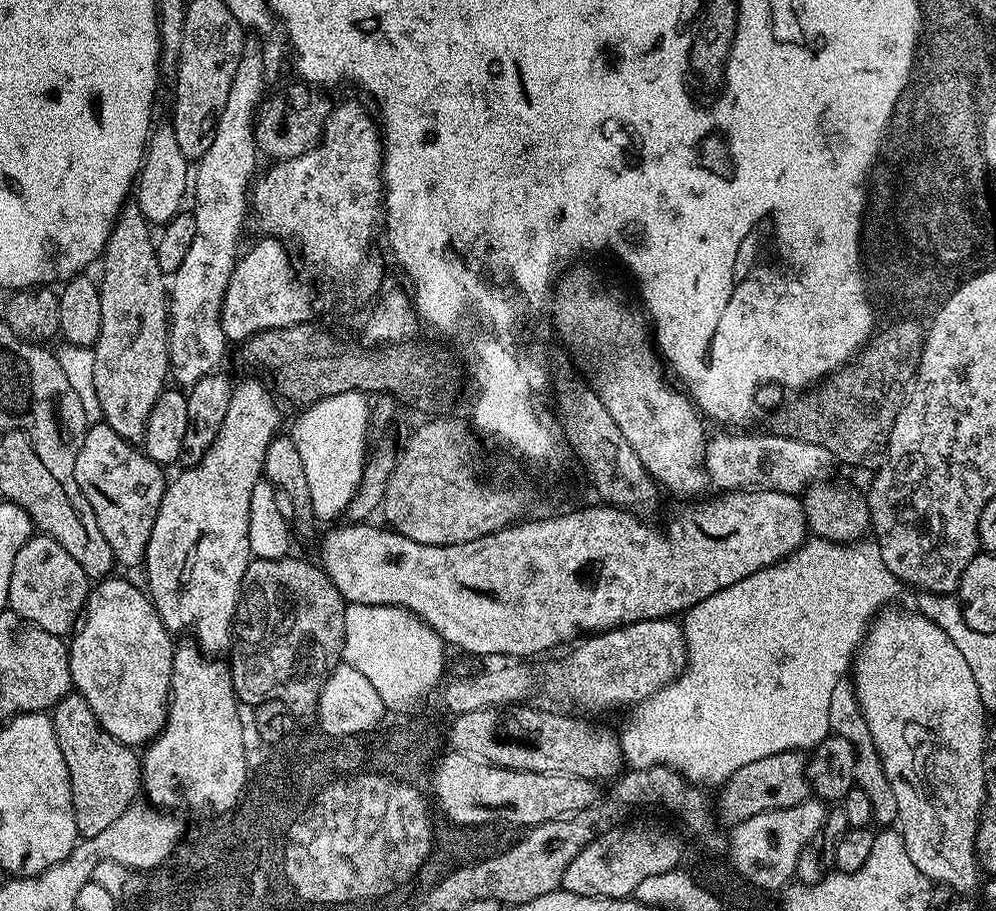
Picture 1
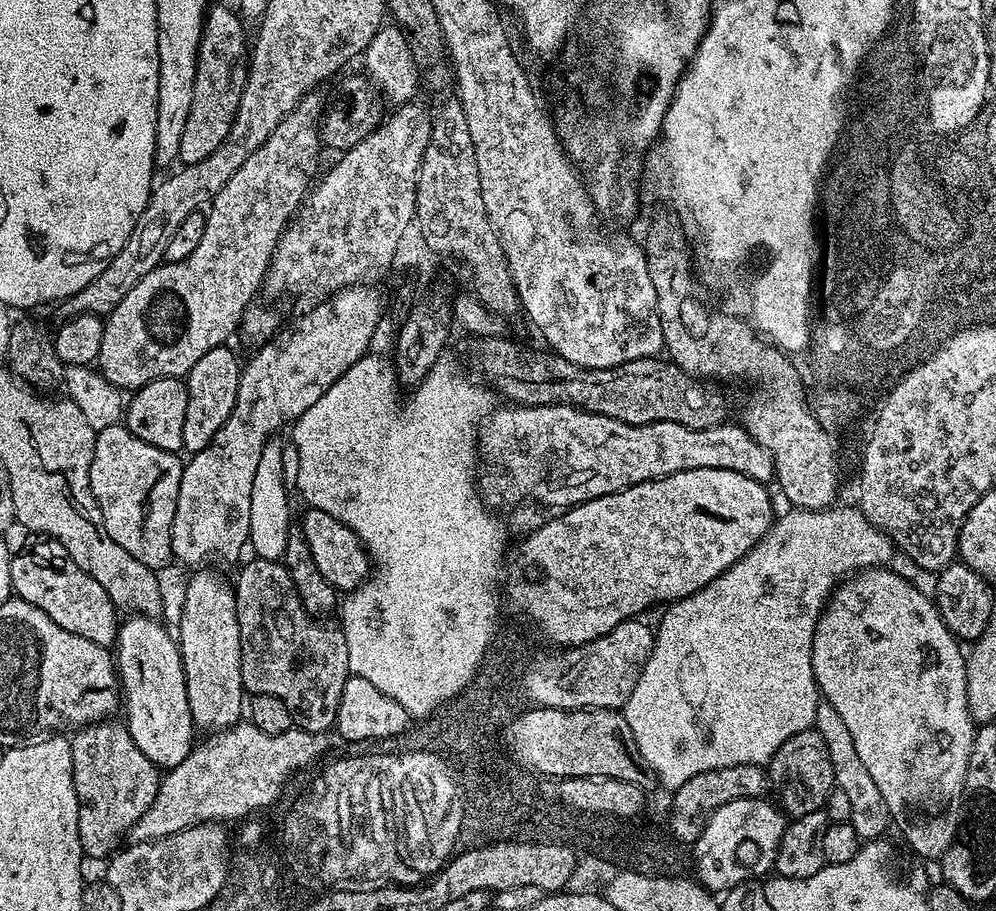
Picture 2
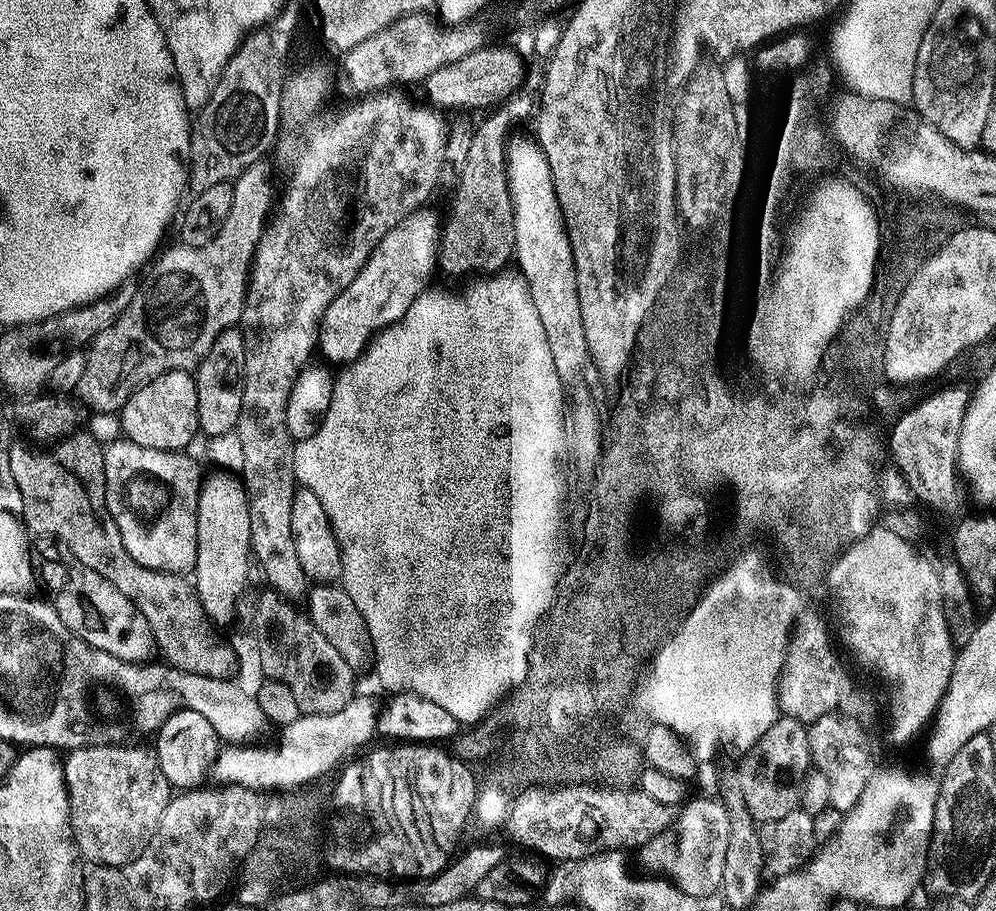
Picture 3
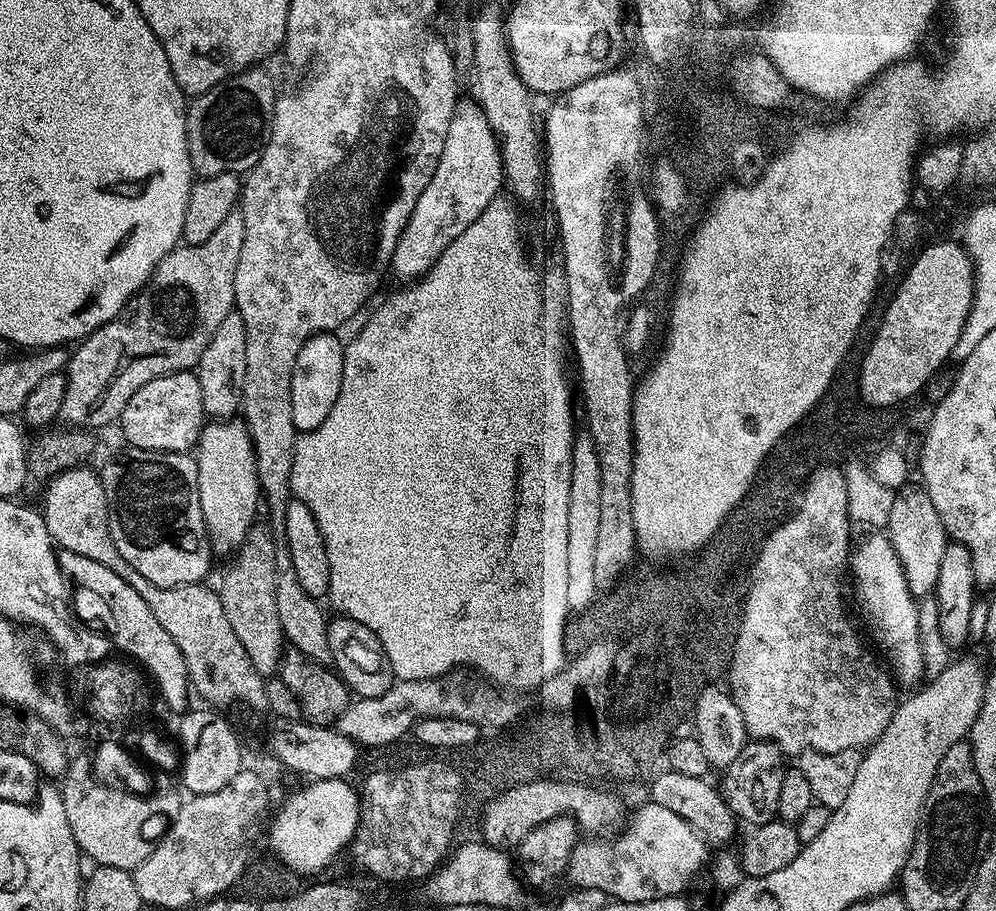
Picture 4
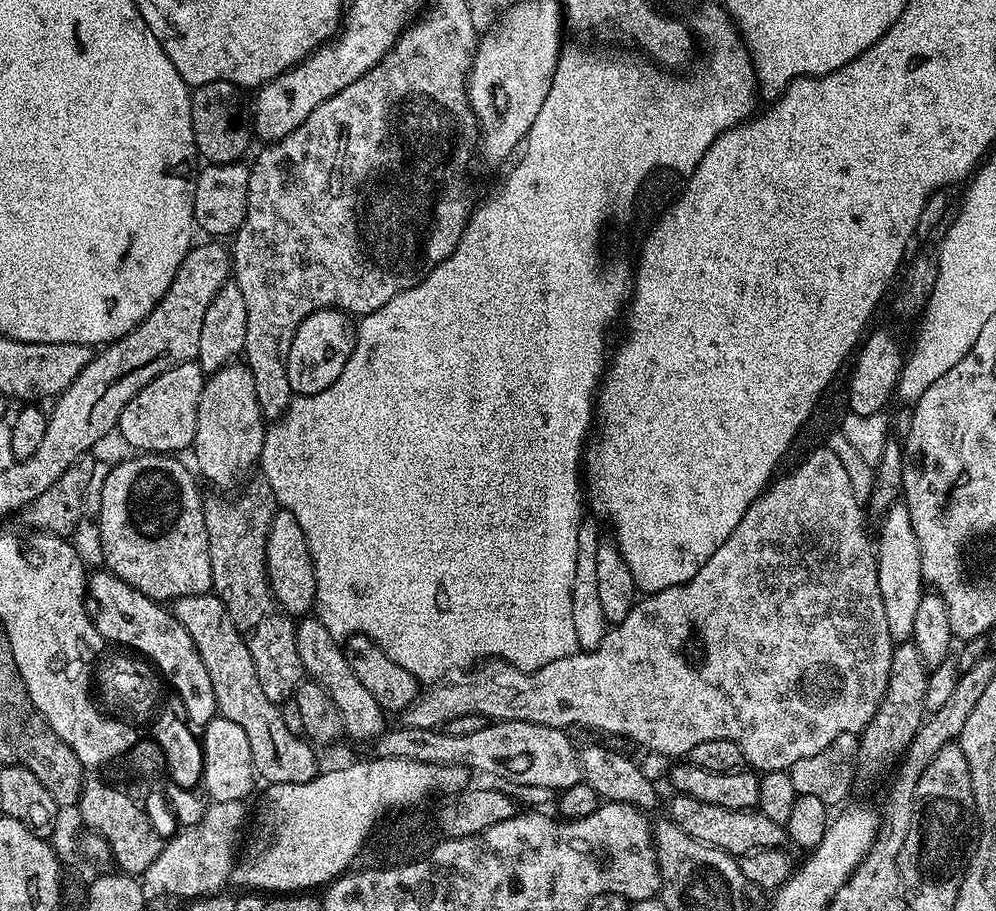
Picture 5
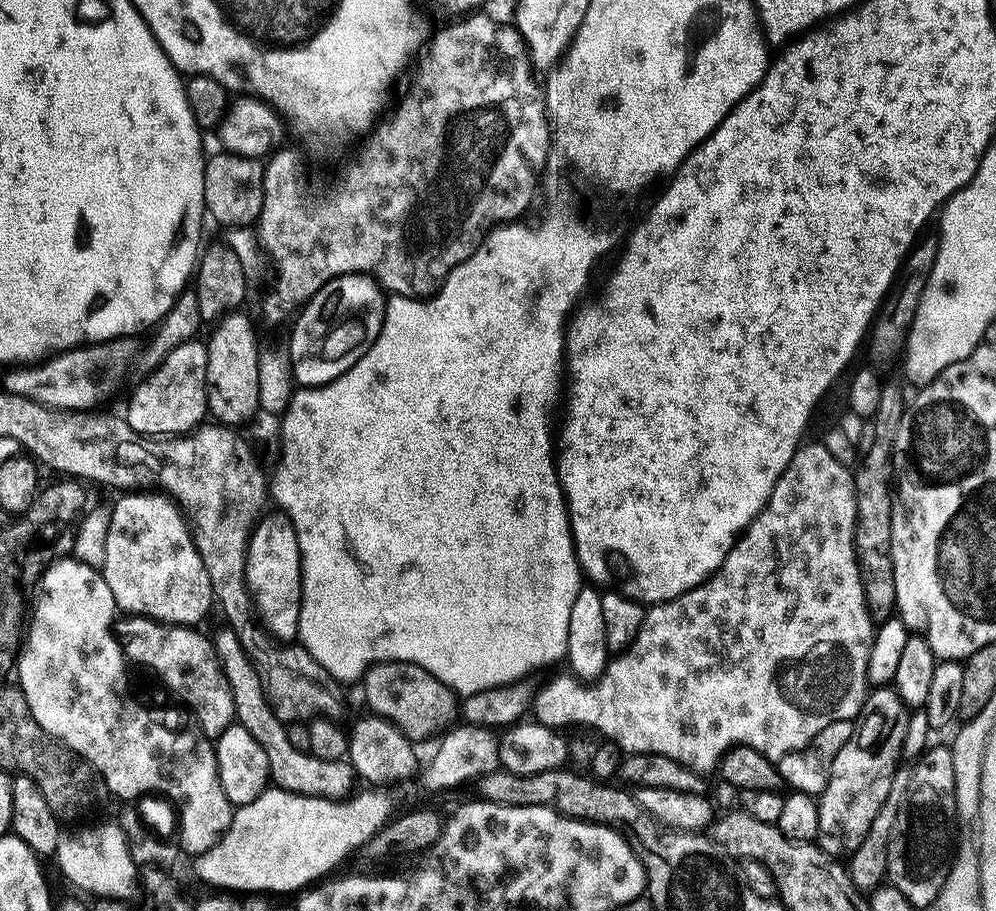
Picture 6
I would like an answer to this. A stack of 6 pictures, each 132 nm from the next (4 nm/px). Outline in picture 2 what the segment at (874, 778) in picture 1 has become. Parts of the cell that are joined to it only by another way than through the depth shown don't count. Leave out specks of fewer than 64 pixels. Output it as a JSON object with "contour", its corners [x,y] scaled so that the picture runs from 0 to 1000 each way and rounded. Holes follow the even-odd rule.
{"contour":[[[825,771],[819,780],[817,798],[821,806],[825,806],[825,814],[829,814],[829,823],[833,828],[833,836],[839,855],[838,864],[851,877],[851,887],[855,890],[853,903],[857,907],[857,911],[863,917],[864,923],[885,921],[889,917],[888,912],[894,909],[890,876],[886,876],[886,870],[882,868],[878,854],[873,854],[869,840],[865,838],[865,832],[861,832],[861,822],[857,819],[857,810],[853,810],[853,801],[849,793],[845,793],[837,775]]]}

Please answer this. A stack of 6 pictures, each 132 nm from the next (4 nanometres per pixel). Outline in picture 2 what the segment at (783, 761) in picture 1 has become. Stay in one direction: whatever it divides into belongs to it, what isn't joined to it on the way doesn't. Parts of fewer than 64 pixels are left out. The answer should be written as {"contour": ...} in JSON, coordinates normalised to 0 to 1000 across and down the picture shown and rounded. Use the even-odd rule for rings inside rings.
{"contour":[[[761,839],[745,841],[725,841],[717,845],[709,845],[709,850],[697,850],[693,858],[674,870],[675,892],[671,896],[671,909],[675,921],[683,922],[688,929],[694,929],[711,906],[711,899],[721,889],[721,885],[729,885],[729,880],[737,880],[745,876],[758,878],[772,868],[770,846]]]}

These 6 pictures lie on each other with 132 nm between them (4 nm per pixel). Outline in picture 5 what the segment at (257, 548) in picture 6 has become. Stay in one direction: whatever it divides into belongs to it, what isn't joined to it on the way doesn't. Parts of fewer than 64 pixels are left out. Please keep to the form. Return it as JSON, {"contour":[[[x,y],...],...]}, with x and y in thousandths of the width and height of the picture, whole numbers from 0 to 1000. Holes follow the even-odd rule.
{"contour":[[[284,560],[275,564],[271,586],[267,591],[267,621],[273,651],[282,668],[294,678],[310,675],[317,665],[315,617],[311,599],[307,599],[307,586],[303,586],[303,577],[299,577],[299,569],[295,569],[295,564]]]}

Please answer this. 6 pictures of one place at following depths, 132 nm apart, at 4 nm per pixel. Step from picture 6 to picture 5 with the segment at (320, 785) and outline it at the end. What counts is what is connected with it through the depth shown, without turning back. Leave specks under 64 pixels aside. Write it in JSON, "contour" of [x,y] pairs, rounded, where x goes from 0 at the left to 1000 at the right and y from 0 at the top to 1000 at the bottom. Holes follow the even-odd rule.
{"contour":[[[204,650],[179,656],[172,664],[171,671],[179,678],[179,683],[183,683],[183,687],[187,687],[187,696],[195,700],[195,709],[207,731],[207,740],[211,740],[211,750],[215,753],[218,783],[231,788],[231,793],[237,794],[238,797],[243,797],[243,802],[251,813],[251,832],[257,842],[258,853],[269,861],[298,861],[314,856],[319,849],[318,822],[308,811],[291,806],[287,801],[282,778],[275,771],[271,771],[271,766],[267,766],[267,761],[259,749],[259,740],[255,737],[255,722],[251,722],[251,714],[247,714],[247,705],[243,705],[243,696],[239,696],[227,665],[213,650]]]}

